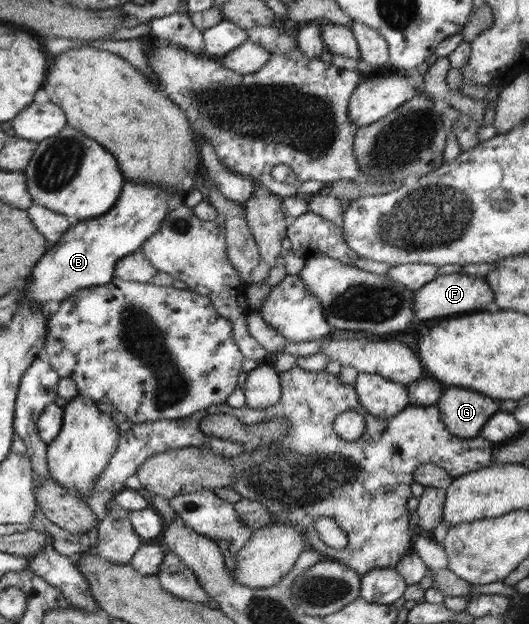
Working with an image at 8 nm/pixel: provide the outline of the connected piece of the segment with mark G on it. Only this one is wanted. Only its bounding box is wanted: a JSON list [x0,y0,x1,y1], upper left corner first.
[435,387,500,439]

